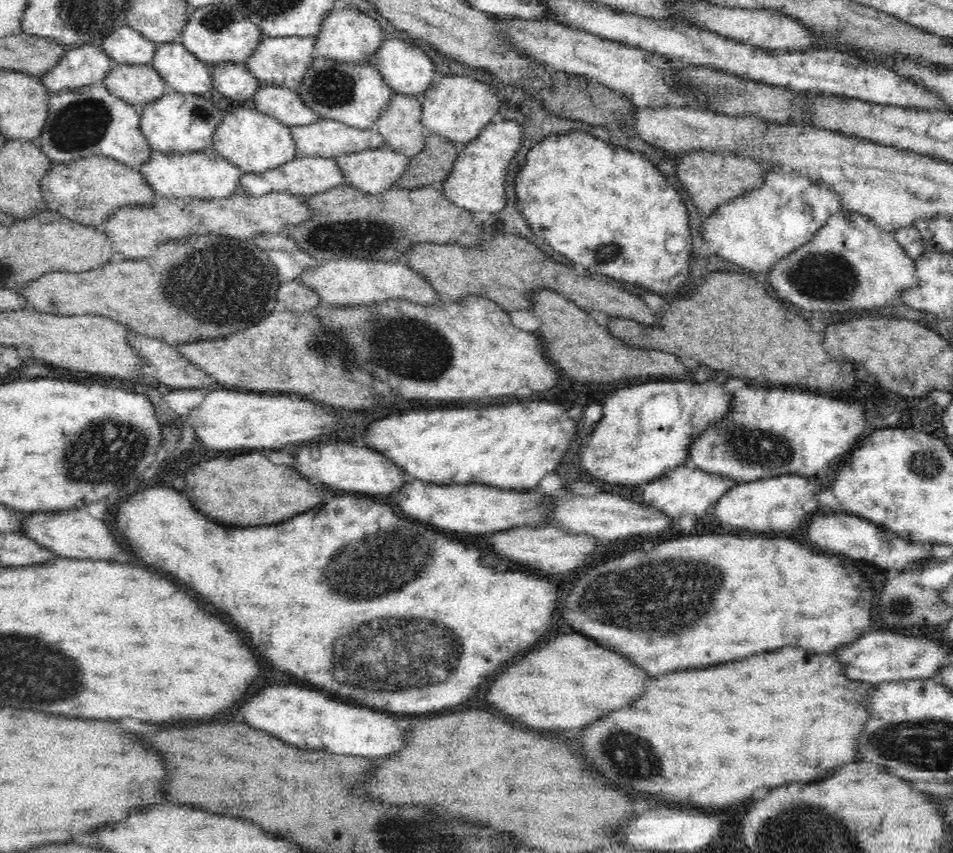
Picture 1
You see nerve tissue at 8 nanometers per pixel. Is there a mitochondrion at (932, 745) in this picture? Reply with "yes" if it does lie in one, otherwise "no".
yes

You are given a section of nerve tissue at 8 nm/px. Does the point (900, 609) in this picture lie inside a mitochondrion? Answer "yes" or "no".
yes

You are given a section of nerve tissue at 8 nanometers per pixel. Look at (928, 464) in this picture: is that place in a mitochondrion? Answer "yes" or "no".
yes

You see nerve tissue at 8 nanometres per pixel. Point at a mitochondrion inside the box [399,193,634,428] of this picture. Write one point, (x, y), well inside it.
(613, 250)

